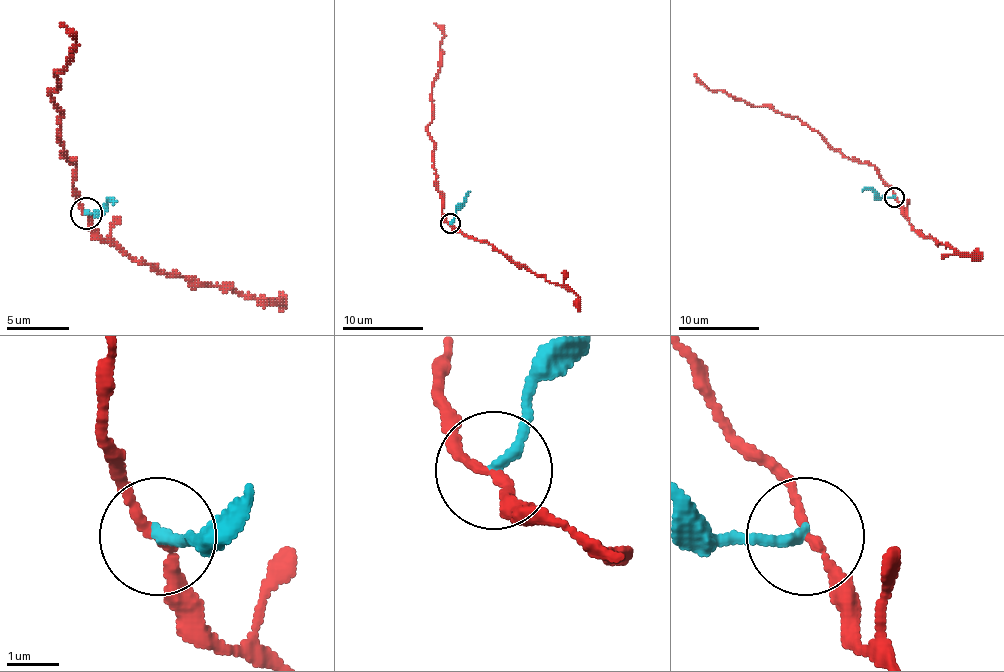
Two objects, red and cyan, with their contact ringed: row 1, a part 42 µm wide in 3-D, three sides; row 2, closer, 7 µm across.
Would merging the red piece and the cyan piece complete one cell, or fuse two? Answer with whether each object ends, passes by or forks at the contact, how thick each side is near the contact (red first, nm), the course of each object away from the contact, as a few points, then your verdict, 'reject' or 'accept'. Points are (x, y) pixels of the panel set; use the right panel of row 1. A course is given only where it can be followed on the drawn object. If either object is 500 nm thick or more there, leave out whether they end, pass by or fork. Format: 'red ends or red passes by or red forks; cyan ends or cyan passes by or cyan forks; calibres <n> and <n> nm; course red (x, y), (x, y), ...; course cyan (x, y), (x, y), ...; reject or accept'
red passes by; cyan ends; calibres 170 and 200 nm; course red (895, 197), (872, 165), (844, 157), (797, 118), (785, 116), (767, 106), (753, 106), (712, 90), (694, 74); course cyan (895, 197), (881, 197), (872, 189), (862, 189); reject

